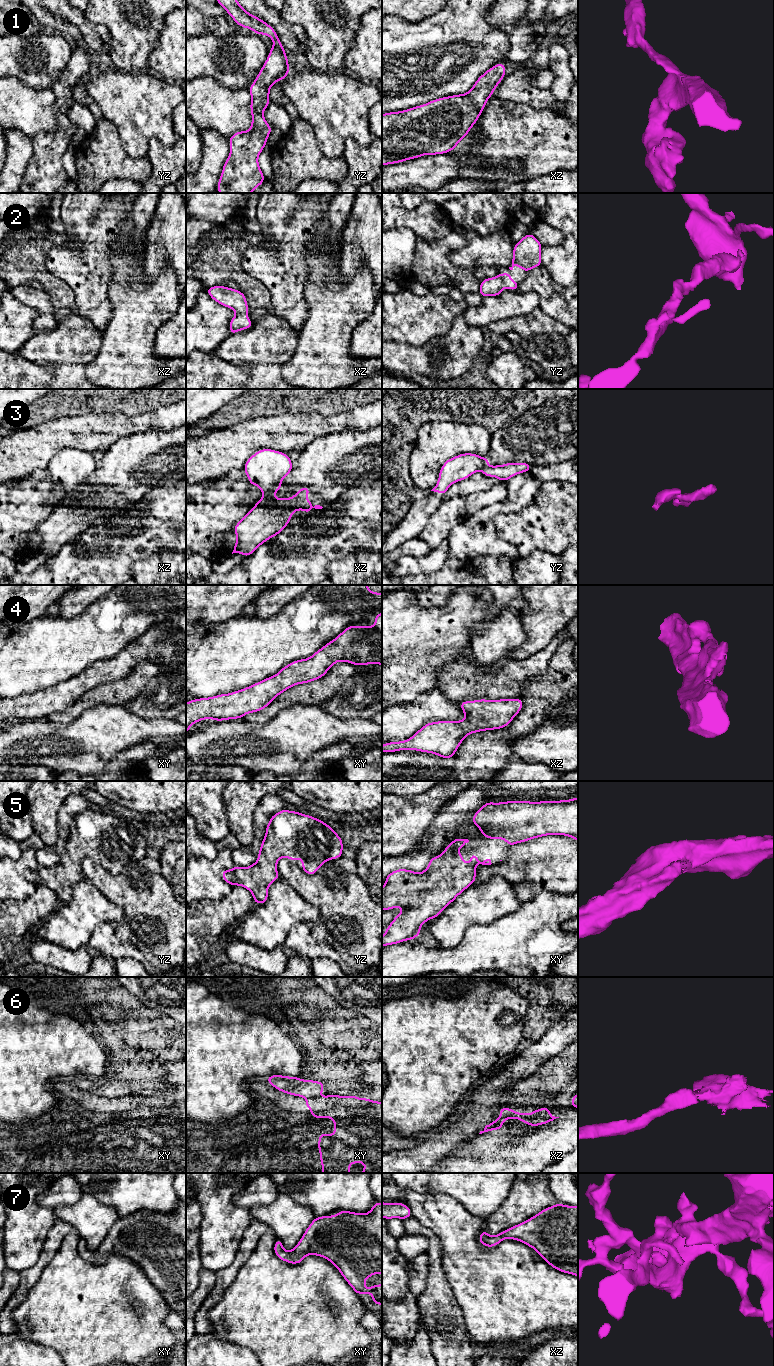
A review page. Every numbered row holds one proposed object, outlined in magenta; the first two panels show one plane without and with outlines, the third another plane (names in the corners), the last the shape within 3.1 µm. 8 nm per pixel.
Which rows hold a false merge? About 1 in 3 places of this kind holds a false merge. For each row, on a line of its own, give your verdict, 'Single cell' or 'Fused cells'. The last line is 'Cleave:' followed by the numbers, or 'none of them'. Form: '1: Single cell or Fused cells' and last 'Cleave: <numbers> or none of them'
1: Single cell
2: Single cell
3: Fused cells
4: Single cell
5: Single cell
6: Fused cells
7: Single cell
Cleave: 3, 6

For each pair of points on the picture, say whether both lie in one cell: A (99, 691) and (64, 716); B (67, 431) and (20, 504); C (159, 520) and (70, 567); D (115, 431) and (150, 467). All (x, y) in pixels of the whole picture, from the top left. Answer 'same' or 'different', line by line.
A: same
B: different
C: same
D: different

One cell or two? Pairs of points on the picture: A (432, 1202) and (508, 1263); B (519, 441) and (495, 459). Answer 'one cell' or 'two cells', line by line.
A: one cell
B: one cell

